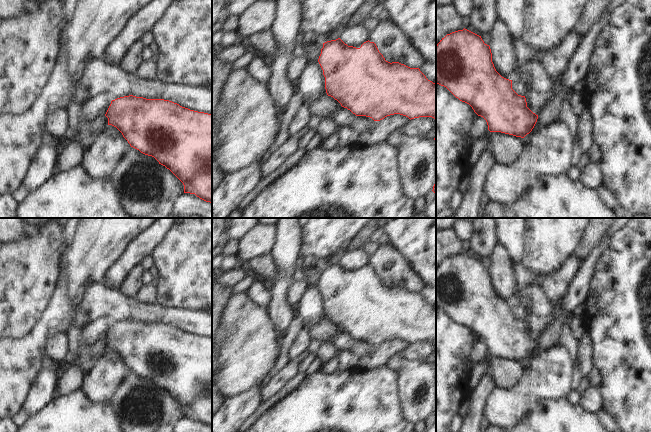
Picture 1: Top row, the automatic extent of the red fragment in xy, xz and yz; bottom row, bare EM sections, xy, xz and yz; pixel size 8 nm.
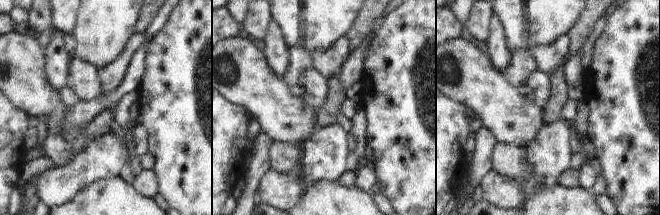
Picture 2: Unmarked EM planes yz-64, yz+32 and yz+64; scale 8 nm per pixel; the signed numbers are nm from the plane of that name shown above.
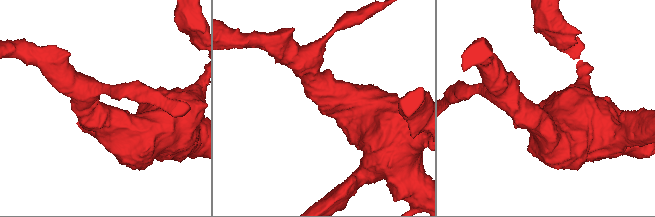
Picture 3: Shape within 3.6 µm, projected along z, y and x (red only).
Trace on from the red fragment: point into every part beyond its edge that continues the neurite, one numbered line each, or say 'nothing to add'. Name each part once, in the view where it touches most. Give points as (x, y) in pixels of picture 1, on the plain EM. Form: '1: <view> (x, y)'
nothing to add

